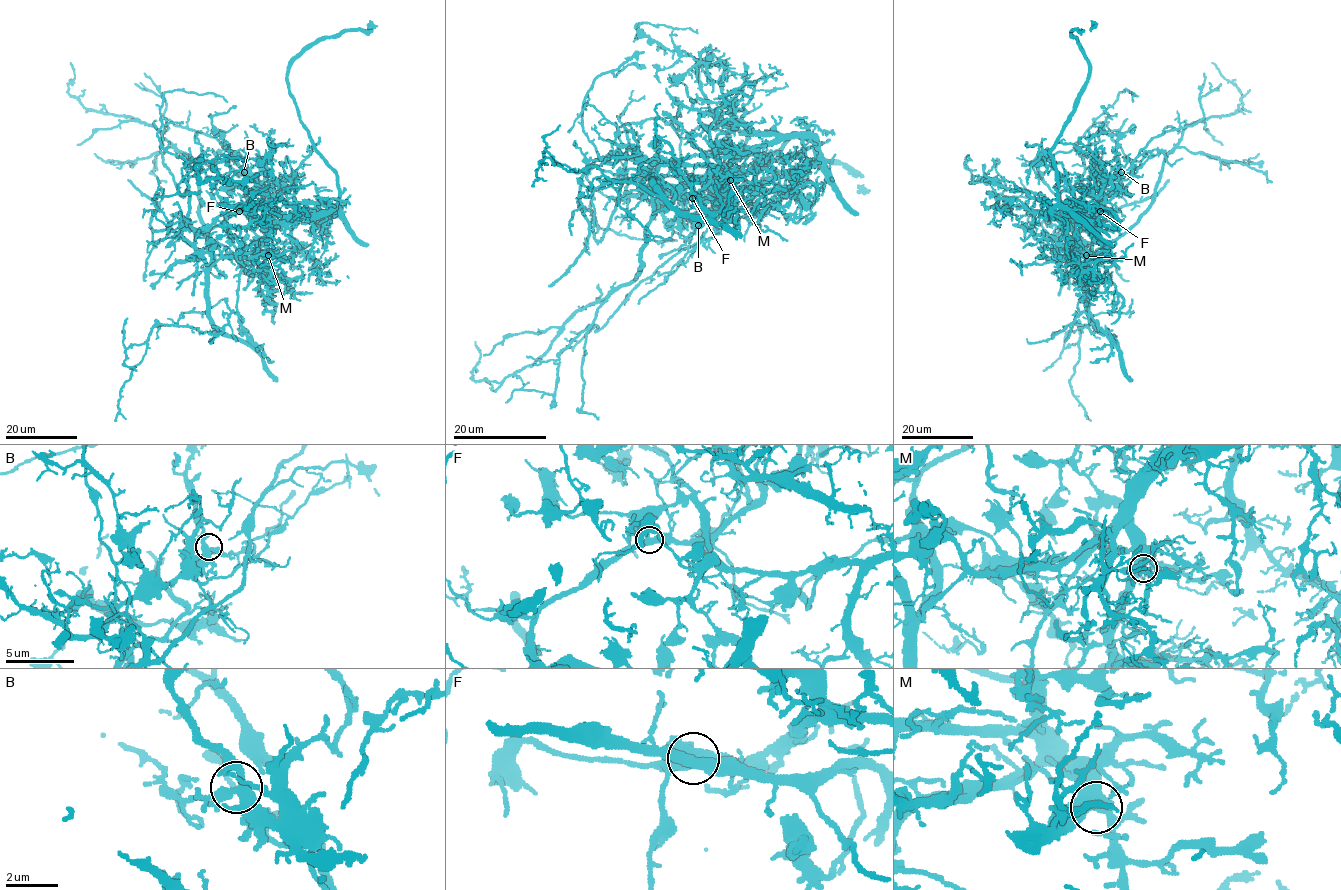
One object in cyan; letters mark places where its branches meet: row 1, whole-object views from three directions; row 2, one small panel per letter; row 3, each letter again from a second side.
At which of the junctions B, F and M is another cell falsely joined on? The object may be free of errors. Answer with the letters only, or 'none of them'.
F

